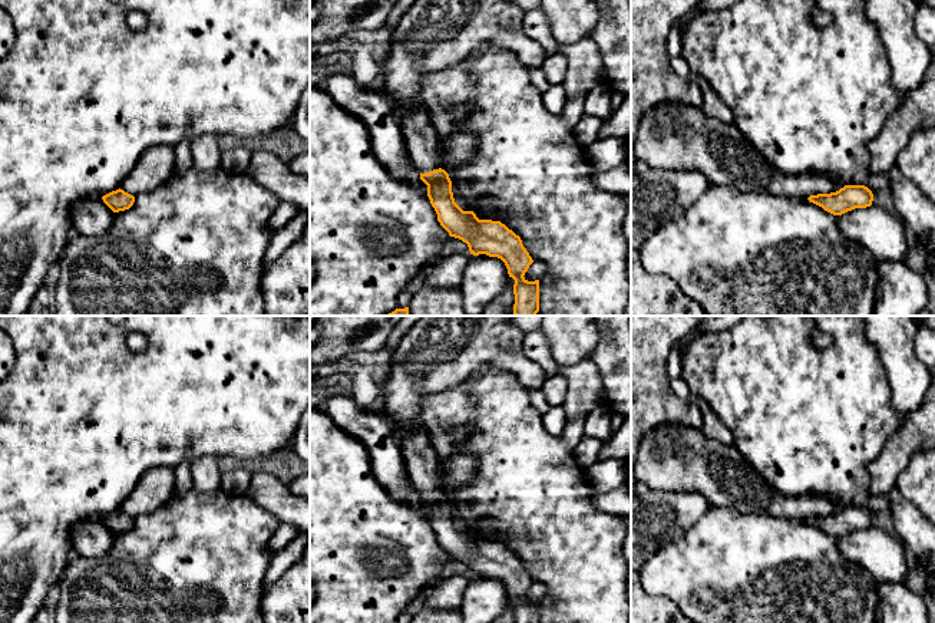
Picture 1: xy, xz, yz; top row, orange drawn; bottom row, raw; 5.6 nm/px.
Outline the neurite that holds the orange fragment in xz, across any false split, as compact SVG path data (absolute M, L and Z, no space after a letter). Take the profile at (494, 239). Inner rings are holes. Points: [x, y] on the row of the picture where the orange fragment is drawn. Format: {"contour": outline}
{"contour": "M416 0L402 16L390 34L390 50L383 60L384 92L399 115L404 145L420 179L427 185L427 197L437 214L437 221L450 237L468 244L470 254L500 258L509 277L515 280L513 314L536 316L539 312L539 280L528 281L523 276L533 263L519 235L500 221L479 220L473 211L463 211L453 198L449 174L440 167L439 138L424 109L409 109L423 79L435 72L465 60L483 44L495 44L513 52L528 69L542 67L546 52L522 30L525 11L511 0Z"}

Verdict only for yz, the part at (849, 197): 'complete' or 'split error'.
complete

